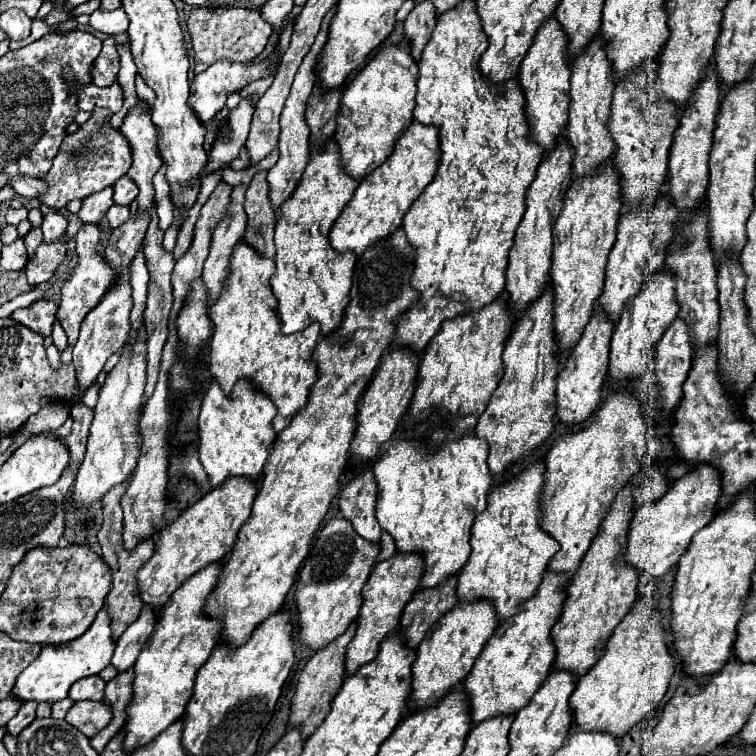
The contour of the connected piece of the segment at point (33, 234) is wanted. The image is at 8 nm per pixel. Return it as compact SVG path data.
M37 226L37 228L31 228L31 230L29 230L29 232L23 236L23 240L25 240L27 256L29 256L29 260L33 260L33 252L37 252L39 244L43 242L43 236L41 236L41 226Z

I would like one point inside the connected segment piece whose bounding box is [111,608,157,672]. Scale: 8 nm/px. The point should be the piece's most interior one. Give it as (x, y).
(129, 645)

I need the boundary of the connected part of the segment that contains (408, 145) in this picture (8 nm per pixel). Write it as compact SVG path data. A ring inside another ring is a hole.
M411 122L405 134L395 142L391 156L361 180L353 198L337 218L329 234L333 248L339 252L353 250L357 254L363 254L367 246L389 236L401 224L415 198L433 180L439 166L439 154L439 128Z

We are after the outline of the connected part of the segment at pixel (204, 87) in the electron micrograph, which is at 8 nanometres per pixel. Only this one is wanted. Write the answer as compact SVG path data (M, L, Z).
M269 58L265 60L257 60L257 62L229 62L229 60L221 60L221 62L215 62L213 66L209 66L205 72L197 74L191 82L191 98L189 98L189 108L197 114L197 118L201 122L207 122L211 120L223 106L225 106L225 100L227 96L233 92L233 90L241 90L243 86L247 86L249 82L257 80L257 78L263 78L269 74Z

